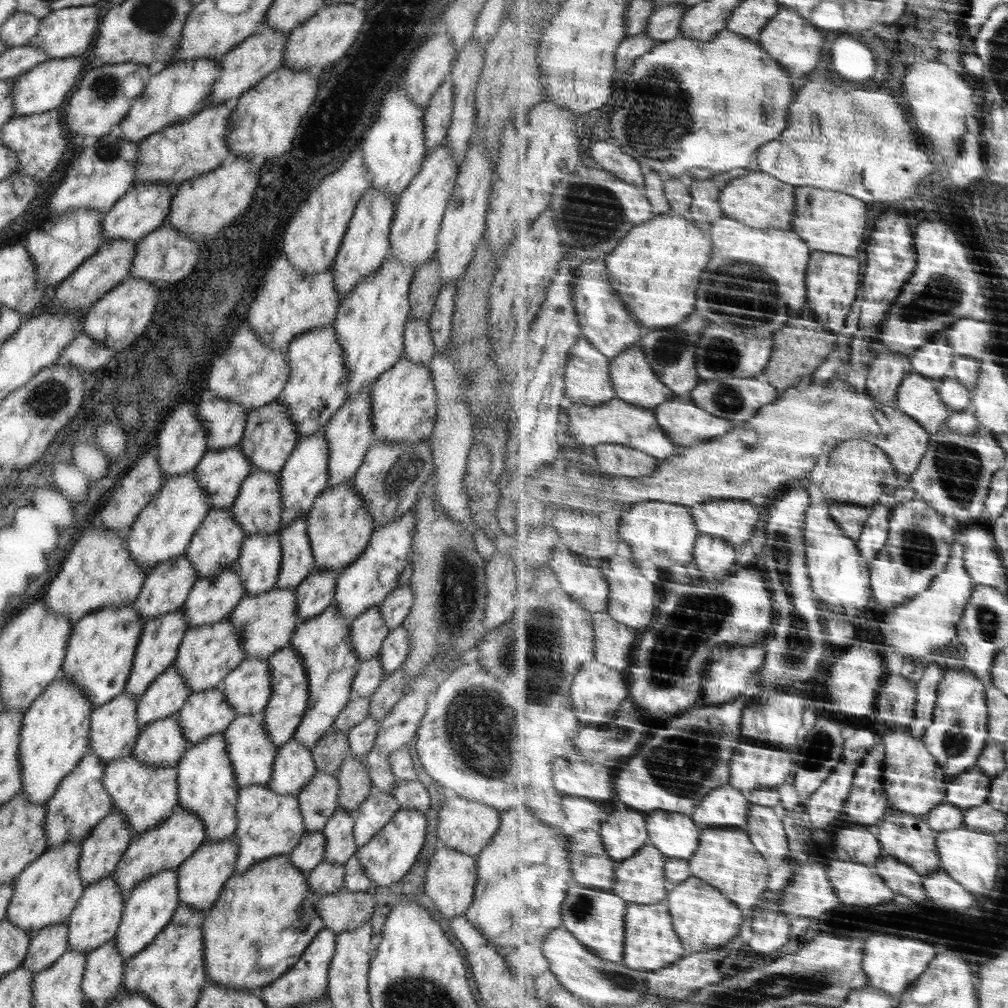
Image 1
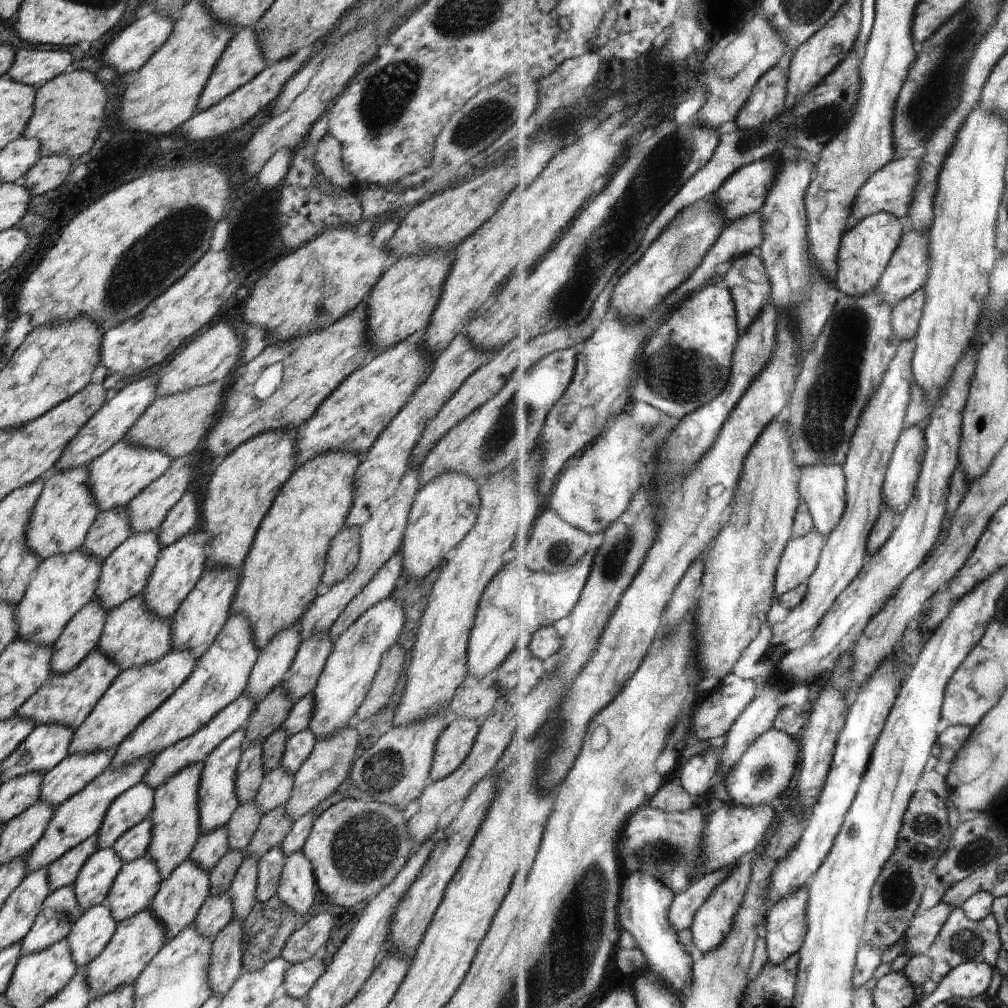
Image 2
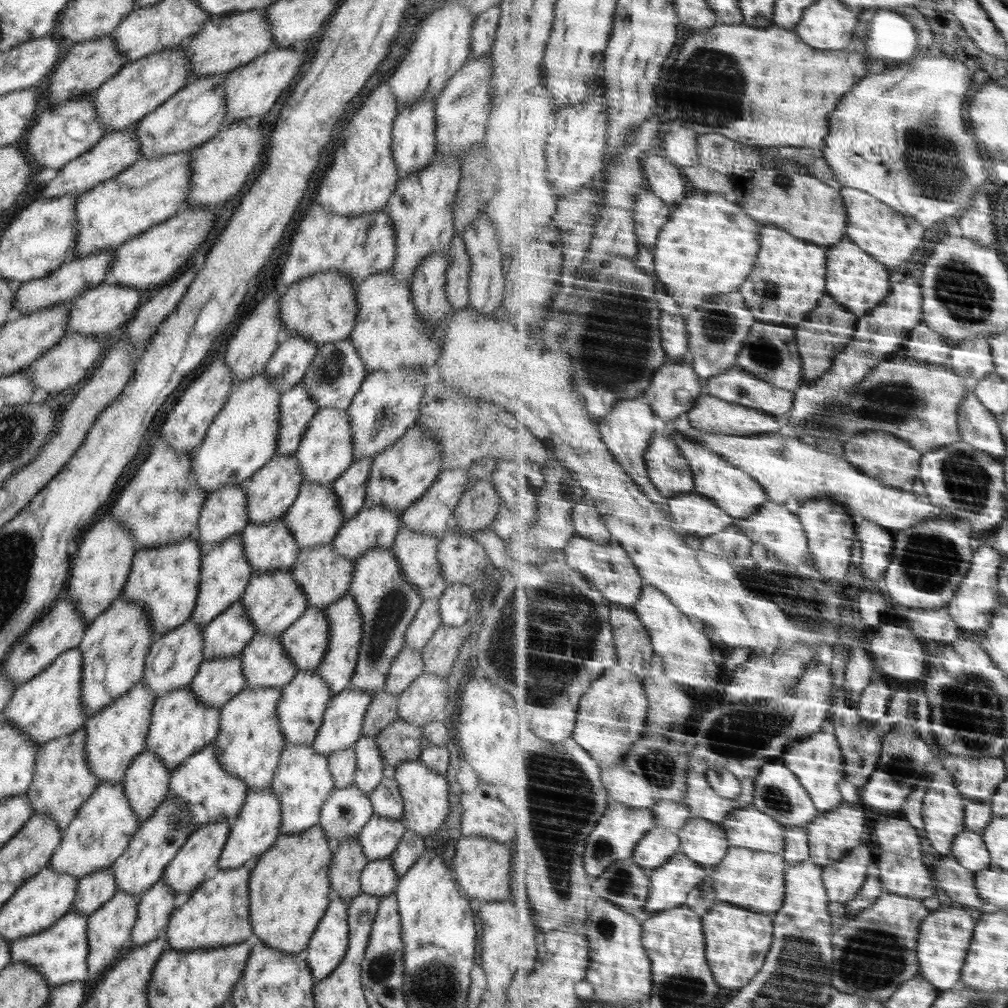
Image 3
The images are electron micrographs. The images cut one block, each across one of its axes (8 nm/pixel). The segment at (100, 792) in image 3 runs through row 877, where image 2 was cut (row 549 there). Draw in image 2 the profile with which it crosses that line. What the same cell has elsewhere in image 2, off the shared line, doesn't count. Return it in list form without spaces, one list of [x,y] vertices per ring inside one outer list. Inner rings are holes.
[[[82,547],[70,554],[50,556],[43,560],[14,612],[17,638],[52,648],[70,619],[94,599],[102,564],[98,558],[84,554]]]

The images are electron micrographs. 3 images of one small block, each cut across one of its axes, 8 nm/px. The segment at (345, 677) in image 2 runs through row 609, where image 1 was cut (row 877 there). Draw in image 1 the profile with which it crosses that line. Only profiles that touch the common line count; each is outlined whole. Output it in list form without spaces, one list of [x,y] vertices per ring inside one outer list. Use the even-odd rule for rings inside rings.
[[[400,809],[366,847],[358,848],[354,855],[360,859],[362,870],[366,871],[366,875],[372,879],[373,886],[388,886],[397,883],[412,868],[426,840],[426,824],[428,824],[426,820],[425,814],[418,810]]]

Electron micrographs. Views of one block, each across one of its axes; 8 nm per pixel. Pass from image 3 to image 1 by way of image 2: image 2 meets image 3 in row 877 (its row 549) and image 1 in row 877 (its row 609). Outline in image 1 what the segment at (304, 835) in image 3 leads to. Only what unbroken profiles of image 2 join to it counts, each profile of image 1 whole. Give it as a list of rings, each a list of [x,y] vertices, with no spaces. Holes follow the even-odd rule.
[[[272,855],[269,859],[252,863],[245,873],[236,873],[232,875],[224,884],[222,892],[218,896],[218,900],[208,912],[202,924],[202,939],[204,939],[204,961],[206,961],[206,979],[209,982],[220,983],[224,987],[232,989],[242,989],[248,991],[259,991],[262,987],[276,980],[282,973],[293,970],[294,964],[300,960],[300,956],[306,950],[310,941],[324,928],[323,921],[317,914],[316,906],[319,903],[320,896],[310,889],[310,885],[306,883],[306,874],[300,871],[298,867],[290,862],[288,855]]]

